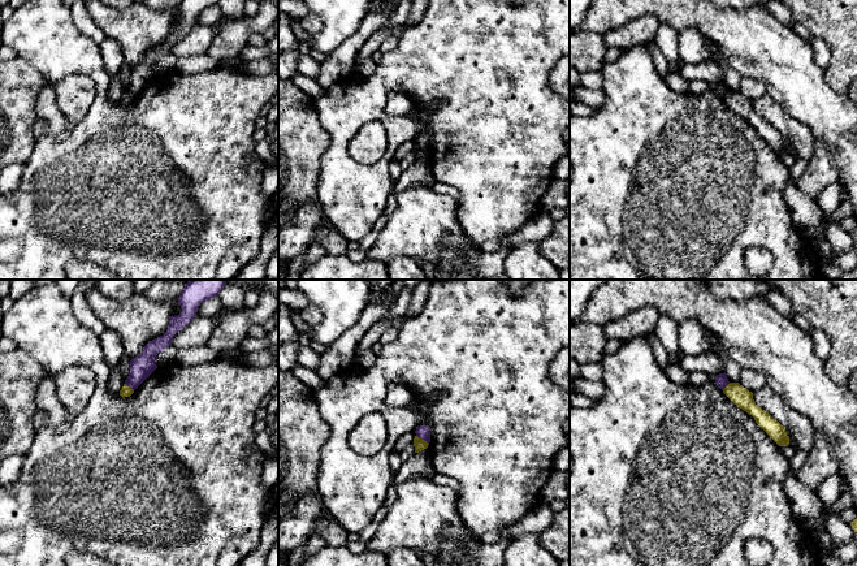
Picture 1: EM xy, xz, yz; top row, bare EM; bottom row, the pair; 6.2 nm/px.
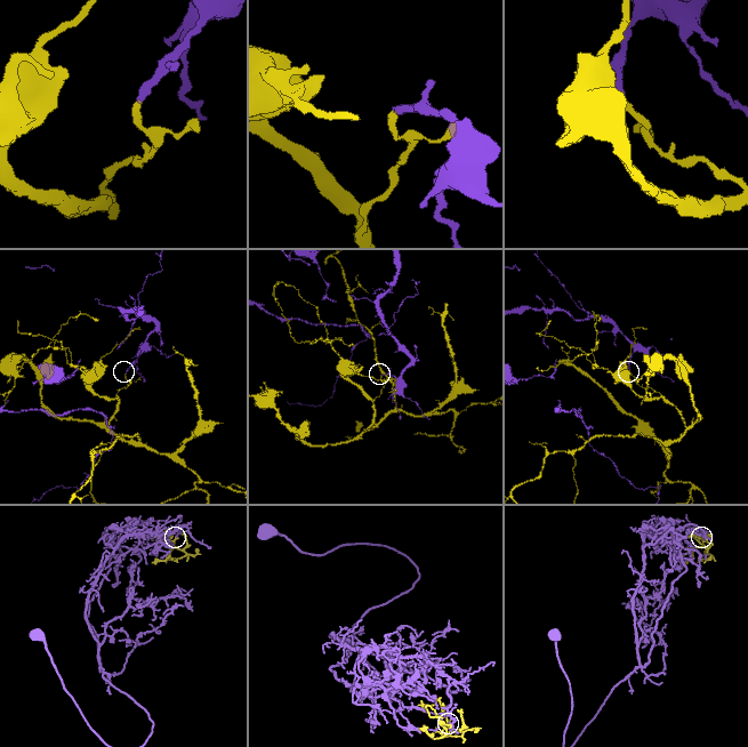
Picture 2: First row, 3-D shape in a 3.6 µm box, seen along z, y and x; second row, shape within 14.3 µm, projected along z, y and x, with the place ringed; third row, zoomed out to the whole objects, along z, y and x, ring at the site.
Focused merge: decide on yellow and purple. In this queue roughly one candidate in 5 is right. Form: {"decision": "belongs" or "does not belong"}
{"decision": "does not belong"}

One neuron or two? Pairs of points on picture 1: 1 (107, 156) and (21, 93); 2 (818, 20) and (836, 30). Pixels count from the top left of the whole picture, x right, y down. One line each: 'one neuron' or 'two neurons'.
1: two neurons
2: one neuron

